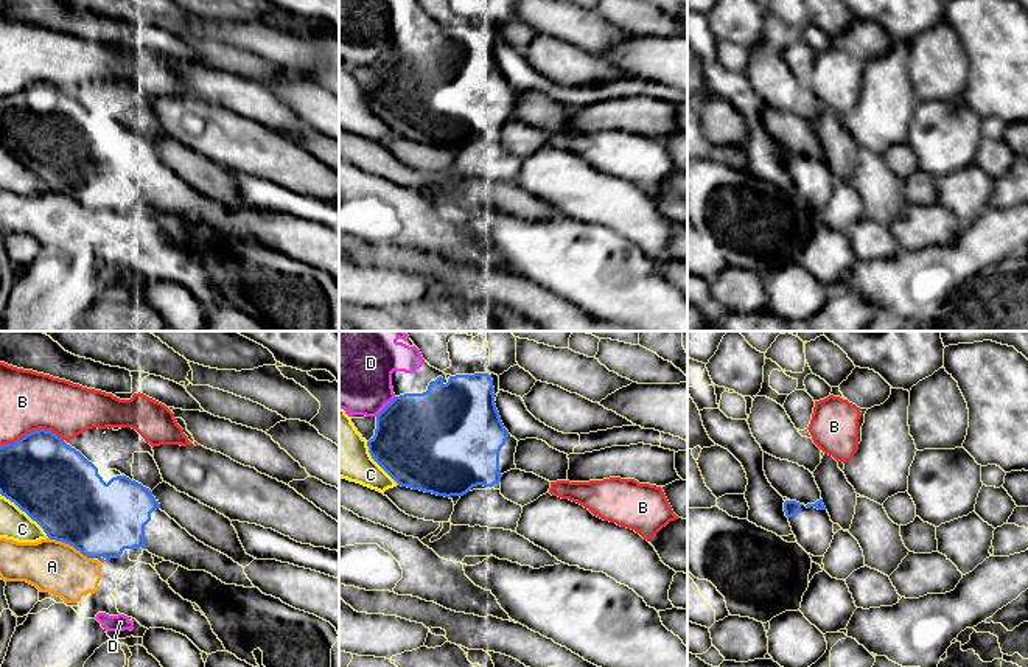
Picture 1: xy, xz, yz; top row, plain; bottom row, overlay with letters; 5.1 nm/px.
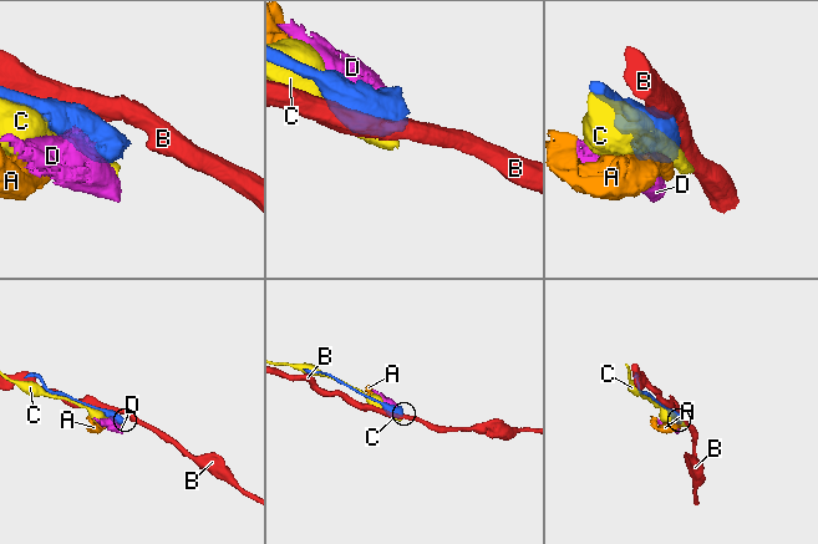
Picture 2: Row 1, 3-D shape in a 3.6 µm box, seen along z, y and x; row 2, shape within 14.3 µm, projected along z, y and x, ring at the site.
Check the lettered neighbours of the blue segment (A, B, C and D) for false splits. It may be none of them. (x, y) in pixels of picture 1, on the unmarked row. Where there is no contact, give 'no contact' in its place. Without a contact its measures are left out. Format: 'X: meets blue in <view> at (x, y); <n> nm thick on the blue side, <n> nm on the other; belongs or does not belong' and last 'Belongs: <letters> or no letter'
A: meets blue in xy at (70, 196); 400 nm thick on the blue side, 280 nm on the other; does not belong
B: meets blue in xy at (33, 83); 420 nm thick on the blue side, 300 nm on the other; does not belong
C: meets blue in xy at (25, 164); 420 nm thick on the blue side, 160 nm on the other; does not belong
D: meets blue in xz at (386, 58); 480 nm thick on the blue side, 340 nm on the other; does not belong
Belongs: no letter

